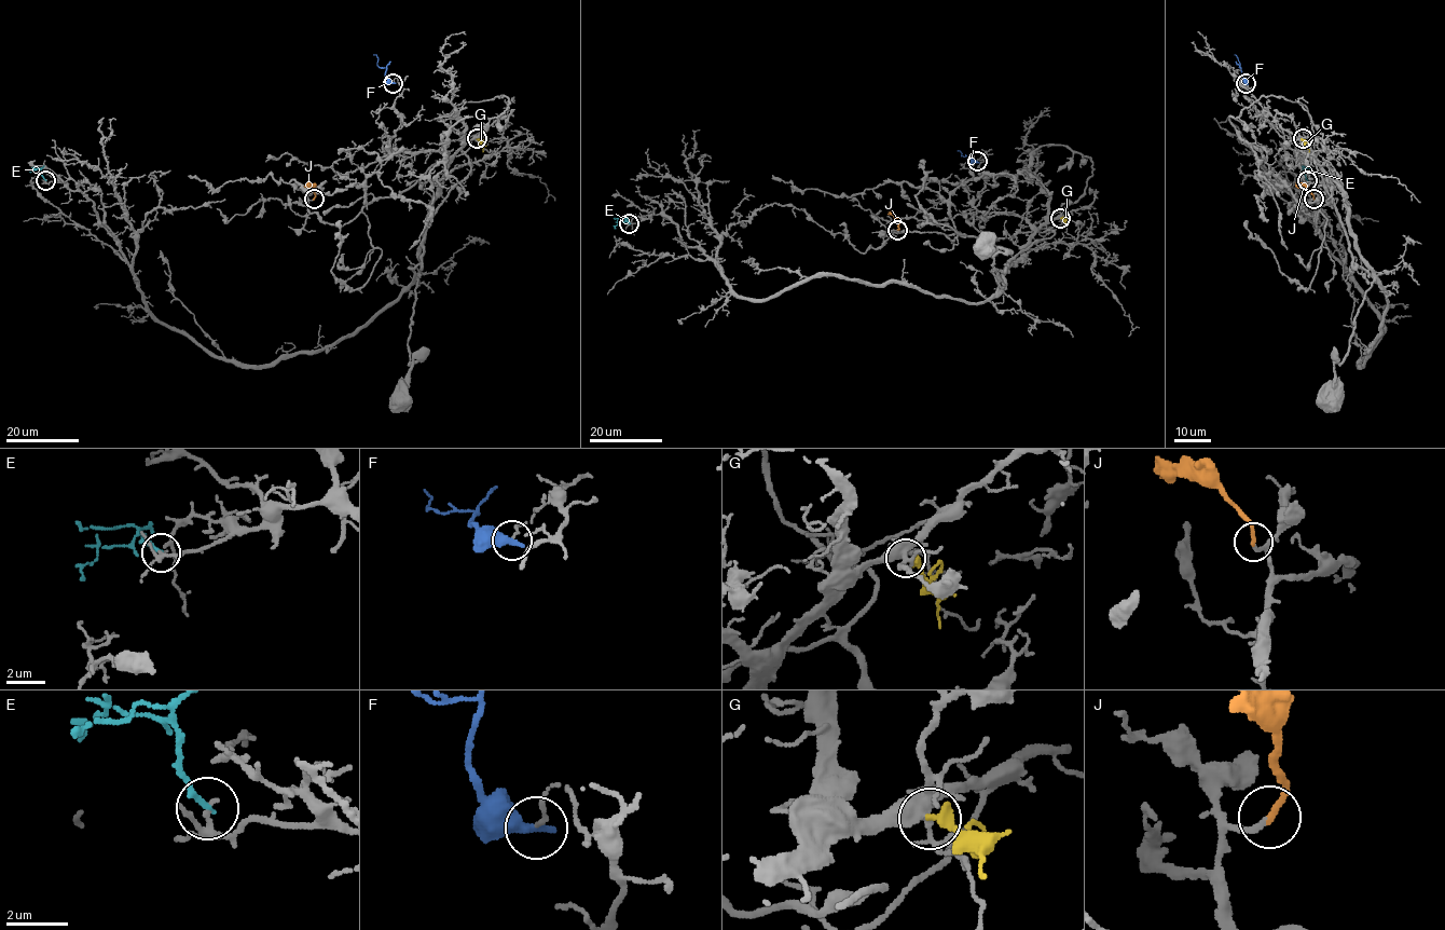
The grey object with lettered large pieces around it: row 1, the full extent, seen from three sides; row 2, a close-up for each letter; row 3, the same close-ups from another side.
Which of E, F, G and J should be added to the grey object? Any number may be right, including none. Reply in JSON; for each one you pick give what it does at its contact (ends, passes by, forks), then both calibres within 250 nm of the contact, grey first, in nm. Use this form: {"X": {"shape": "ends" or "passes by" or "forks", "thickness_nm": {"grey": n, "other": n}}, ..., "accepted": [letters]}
{"G": {"shape": "ends", "thickness_nm": {"grey": 360, "other": 320}}, "J": {"shape": "ends", "thickness_nm": {"grey": 180, "other": 200}}, "accepted": ["G", "J"]}

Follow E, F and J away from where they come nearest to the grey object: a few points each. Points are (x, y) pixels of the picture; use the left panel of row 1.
E: (45, 180), (38, 168), (30, 171)
F: (393, 82), (386, 78), (385, 68), (377, 65), (379, 58), (373, 54)
J: (314, 199), (315, 191), (306, 182)

